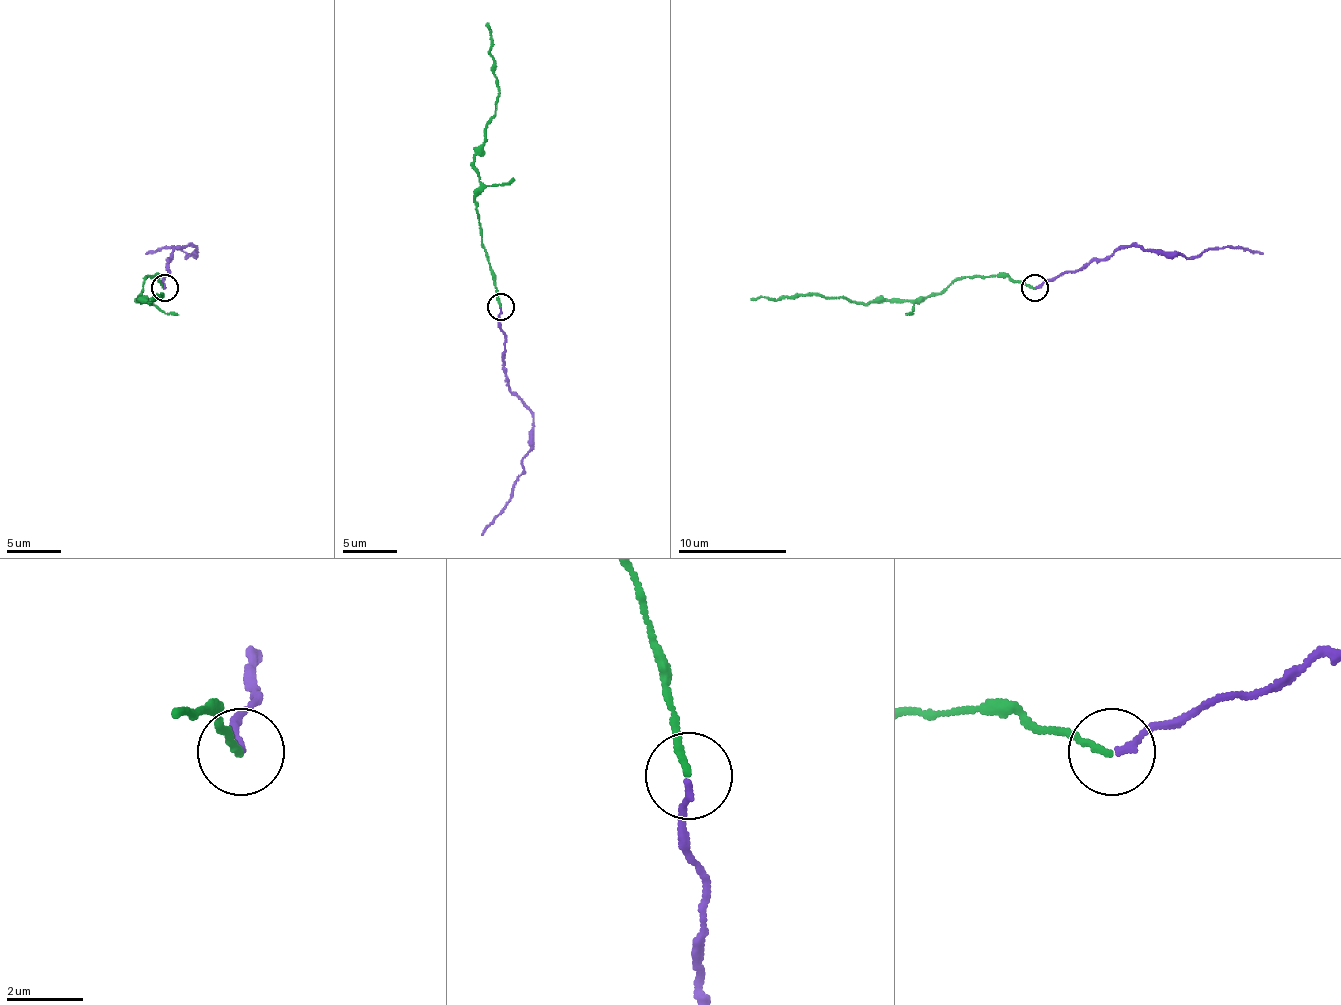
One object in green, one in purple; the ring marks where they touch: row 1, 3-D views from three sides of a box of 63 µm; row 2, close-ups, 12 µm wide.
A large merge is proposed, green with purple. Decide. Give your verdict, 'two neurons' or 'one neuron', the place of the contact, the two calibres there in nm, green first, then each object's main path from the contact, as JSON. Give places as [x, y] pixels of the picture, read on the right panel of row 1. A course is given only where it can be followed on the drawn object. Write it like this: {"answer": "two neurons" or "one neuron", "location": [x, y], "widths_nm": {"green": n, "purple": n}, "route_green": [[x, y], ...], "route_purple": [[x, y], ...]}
{"answer": "two neurons", "location": [1034, 287], "widths_nm": {"green": 170, "purple": 160}, "route_green": [[1035, 288], [1005, 277], [956, 277], [937, 293], [907, 299], [850, 302], [804, 293], [780, 299], [750, 299]], "route_purple": [[1035, 288], [1065, 272], [1078, 272], [1136, 245], [1144, 250], [1179, 253], [1187, 258], [1225, 247], [1263, 253]]}

